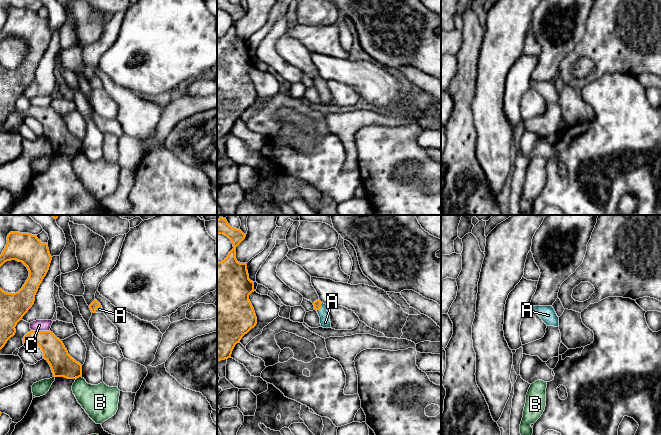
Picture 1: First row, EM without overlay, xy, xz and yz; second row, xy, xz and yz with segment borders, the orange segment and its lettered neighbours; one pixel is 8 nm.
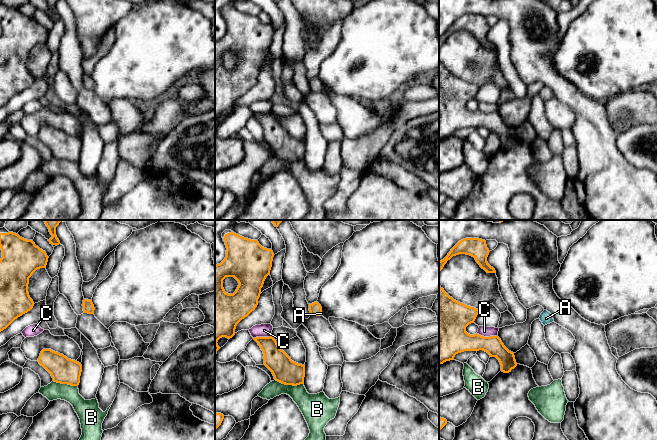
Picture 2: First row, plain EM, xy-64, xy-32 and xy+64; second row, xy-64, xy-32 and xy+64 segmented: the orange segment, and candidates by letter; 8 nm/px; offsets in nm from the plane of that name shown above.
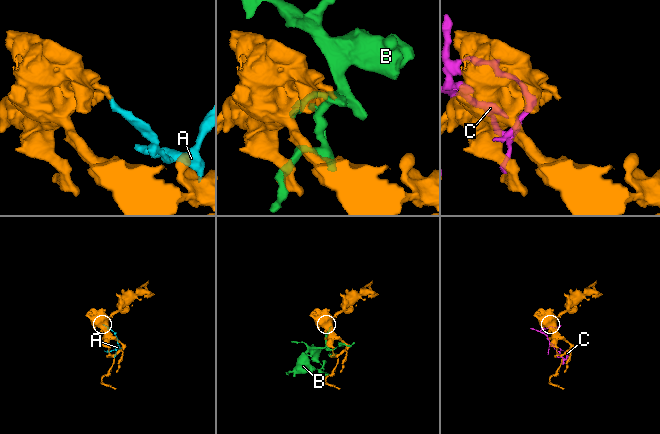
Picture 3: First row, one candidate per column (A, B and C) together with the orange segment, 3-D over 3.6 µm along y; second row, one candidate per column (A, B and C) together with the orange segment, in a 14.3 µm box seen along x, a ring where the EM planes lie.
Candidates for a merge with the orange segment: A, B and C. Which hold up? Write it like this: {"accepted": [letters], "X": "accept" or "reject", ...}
{"accepted": ["A"], "A": "accept", "B": "reject", "C": "reject"}

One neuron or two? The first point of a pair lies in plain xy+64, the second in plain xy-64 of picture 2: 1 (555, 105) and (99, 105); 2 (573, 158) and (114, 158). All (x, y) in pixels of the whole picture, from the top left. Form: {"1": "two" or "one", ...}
{"1": "one", "2": "two"}

